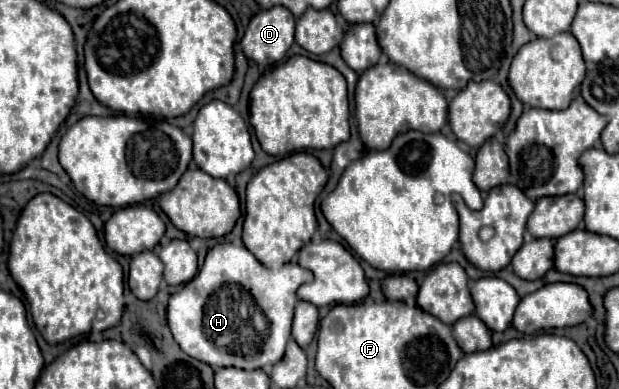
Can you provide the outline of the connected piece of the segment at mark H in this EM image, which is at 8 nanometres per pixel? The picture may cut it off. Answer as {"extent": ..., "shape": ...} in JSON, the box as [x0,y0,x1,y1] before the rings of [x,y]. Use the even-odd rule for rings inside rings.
{"extent":[167,243,313,369],"shape":[[[219,243],[219,245],[215,245],[207,253],[205,263],[203,263],[201,271],[197,273],[197,277],[191,279],[181,291],[177,291],[169,299],[169,305],[167,305],[167,323],[169,323],[171,335],[179,343],[179,347],[185,353],[189,353],[189,357],[193,357],[197,361],[205,361],[211,367],[261,369],[265,365],[273,365],[273,363],[277,363],[283,357],[285,343],[287,343],[287,339],[291,335],[293,307],[297,303],[295,291],[299,289],[299,285],[309,283],[309,281],[313,281],[313,273],[309,273],[309,269],[299,267],[297,263],[287,263],[281,269],[271,271],[271,269],[263,267],[255,259],[255,255],[249,249],[245,249],[243,245],[235,247],[233,243]],[[255,303],[257,303],[257,307],[261,309],[261,313],[263,313],[263,317],[267,321],[265,335],[257,335],[257,329],[253,327],[253,315],[255,315],[255,311],[259,311],[255,307]]]}

